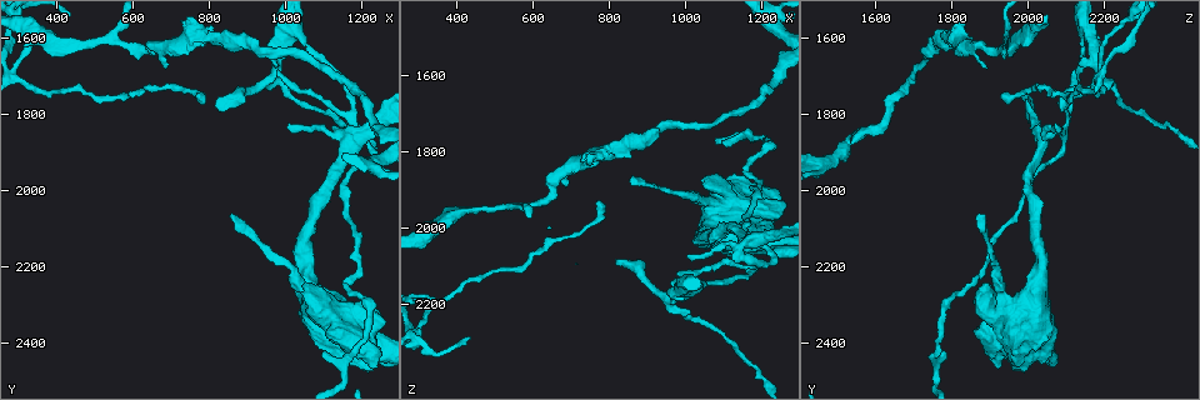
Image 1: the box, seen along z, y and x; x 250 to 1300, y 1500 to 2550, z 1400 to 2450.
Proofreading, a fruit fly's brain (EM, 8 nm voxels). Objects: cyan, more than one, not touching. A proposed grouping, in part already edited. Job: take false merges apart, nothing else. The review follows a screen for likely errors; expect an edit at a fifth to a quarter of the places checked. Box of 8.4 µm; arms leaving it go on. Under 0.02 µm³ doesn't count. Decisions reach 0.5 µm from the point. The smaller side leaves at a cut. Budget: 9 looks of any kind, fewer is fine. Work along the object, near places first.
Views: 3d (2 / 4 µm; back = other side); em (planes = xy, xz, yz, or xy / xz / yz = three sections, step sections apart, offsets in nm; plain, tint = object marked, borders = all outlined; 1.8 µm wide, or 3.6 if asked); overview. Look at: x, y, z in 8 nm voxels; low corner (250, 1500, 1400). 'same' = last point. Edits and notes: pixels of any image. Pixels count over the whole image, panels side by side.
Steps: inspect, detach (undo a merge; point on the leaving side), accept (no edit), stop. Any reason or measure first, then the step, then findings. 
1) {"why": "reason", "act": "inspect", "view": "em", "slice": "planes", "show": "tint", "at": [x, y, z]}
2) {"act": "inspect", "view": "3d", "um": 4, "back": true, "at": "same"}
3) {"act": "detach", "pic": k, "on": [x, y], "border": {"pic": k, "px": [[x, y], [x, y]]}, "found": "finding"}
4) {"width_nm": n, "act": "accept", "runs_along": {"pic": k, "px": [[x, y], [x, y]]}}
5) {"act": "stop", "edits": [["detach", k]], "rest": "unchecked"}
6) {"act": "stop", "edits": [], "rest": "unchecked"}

{"act": "inspect", "view": "em", "slice": "xz", "step": 4, "show": "tint", "at": [1215, 2300, 1780]}

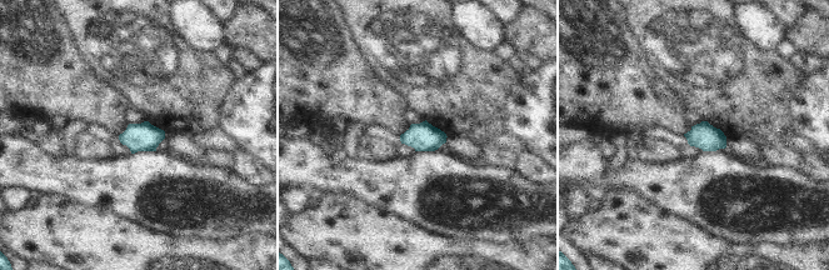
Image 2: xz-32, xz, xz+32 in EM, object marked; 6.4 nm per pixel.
{"act": "inspect", "view": "em", "slice": "planes", "show": "tint", "at": "same"}

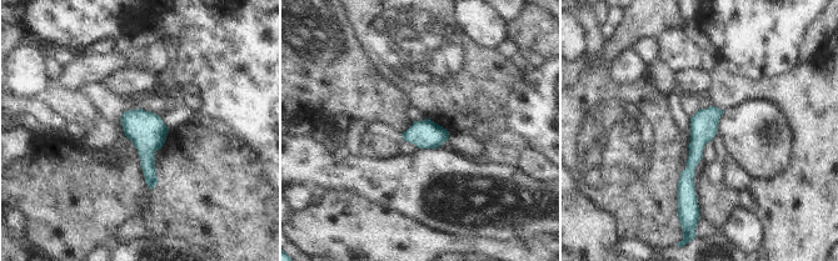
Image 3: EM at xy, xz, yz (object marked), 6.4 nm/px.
{"act": "accept", "runs_along": {"pic": 3, "px": [[713, 109], [688, 174], [694, 206]]}, "found": "all the same neuron"}

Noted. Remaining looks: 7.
{"why": "abrupt turn", "act": "inspect", "view": "3d", "um": 4, "at": [1075, 2305, 1955]}

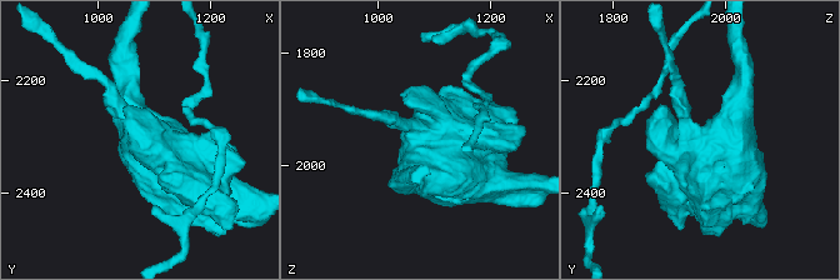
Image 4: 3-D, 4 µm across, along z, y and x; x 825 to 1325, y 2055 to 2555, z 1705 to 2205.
{"act": "inspect", "view": "em", "slice": "planes", "show": "tint", "at": [1070, 2310, 1955]}

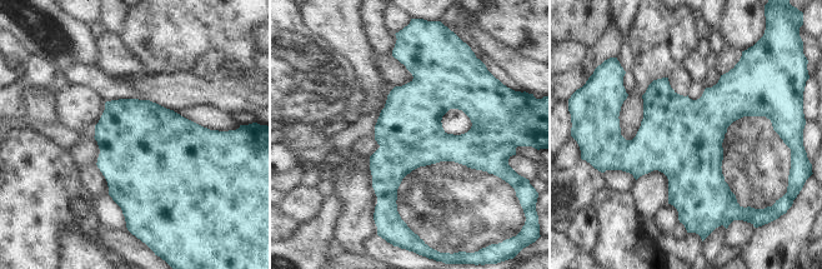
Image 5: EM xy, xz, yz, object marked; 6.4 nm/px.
{"act": "accept", "found": "one neuron here"}

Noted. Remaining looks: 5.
{"why": "three-way junction", "act": "inspect", "view": "em", "slice": "yz", "step": 4, "show": "plain", "at": [1125, 1975, 1995]}

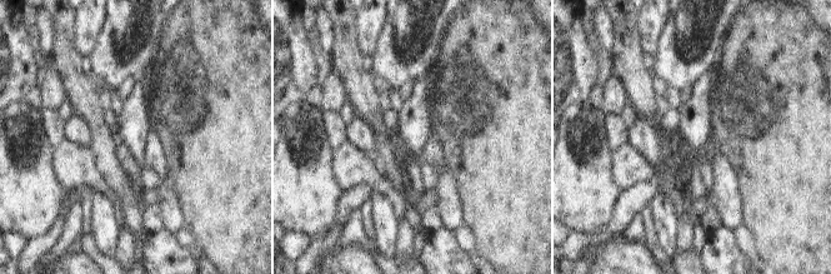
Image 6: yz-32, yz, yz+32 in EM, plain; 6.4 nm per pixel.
{"act": "inspect", "view": "em", "slice": "yz", "step": 4, "show": "tint", "at": "same"}

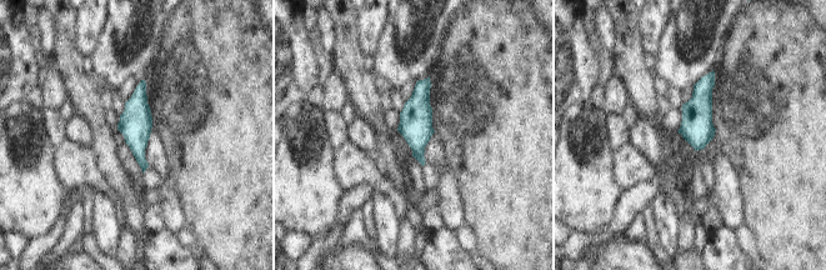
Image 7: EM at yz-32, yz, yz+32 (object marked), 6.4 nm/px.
{"width_nm": 220, "act": "accept", "found": "continuous, no second neuron"}

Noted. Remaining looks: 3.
{"why": "three arms meet", "act": "inspect", "view": "3d", "um": 4, "at": [955, 1710, 2185]}

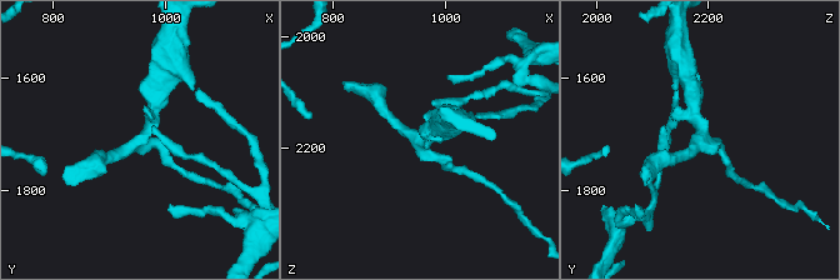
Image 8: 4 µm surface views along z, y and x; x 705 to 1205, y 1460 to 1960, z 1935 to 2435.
{"arms": 3, "why": "now the EM", "act": "inspect", "view": "em", "slice": "yz", "step": 16, "show": "borders", "at": [960, 1705, 2190]}

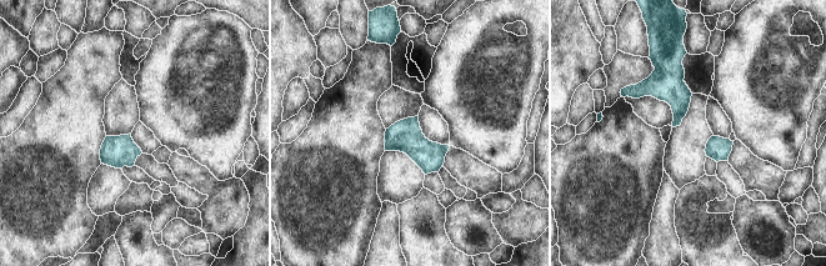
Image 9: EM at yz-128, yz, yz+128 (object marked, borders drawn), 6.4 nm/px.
{"act": "accept", "found": "continuous, no second neuron"}

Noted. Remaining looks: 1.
{"act": "stop", "edits": [], "rest": "unchecked"}

